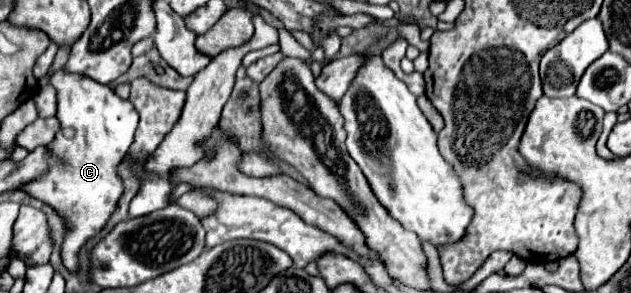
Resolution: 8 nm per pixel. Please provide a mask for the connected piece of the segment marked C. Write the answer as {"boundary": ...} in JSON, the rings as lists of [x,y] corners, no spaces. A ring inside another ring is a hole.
{"boundary":[[[57,69],[49,77],[49,83],[57,89],[57,119],[61,121],[61,129],[47,145],[53,153],[49,173],[23,189],[35,199],[55,207],[67,219],[69,233],[65,235],[61,257],[65,267],[75,271],[81,245],[103,229],[123,193],[123,183],[117,177],[117,165],[133,143],[139,115],[131,101],[121,99],[109,85],[103,85],[83,73]],[[63,129],[73,129],[73,137],[67,137]]]}

